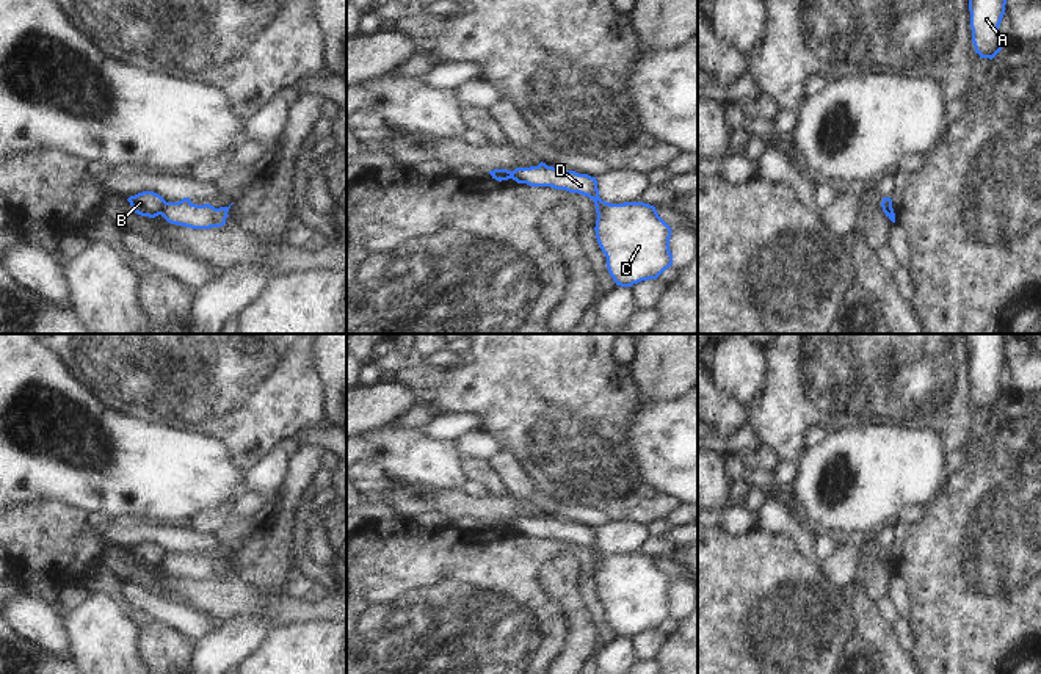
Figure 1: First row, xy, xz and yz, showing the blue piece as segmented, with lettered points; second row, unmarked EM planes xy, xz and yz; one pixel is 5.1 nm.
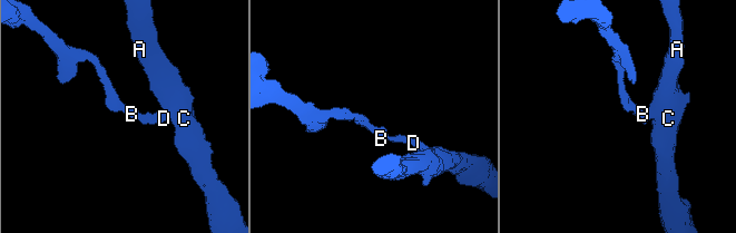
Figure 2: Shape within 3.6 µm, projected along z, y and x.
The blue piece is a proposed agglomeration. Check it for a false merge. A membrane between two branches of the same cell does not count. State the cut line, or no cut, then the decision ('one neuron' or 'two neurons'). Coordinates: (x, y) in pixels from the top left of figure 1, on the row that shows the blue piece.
cut xy (166, 202), (159, 213); two neurons

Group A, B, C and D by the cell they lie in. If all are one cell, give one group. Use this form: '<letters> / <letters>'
A C D / B

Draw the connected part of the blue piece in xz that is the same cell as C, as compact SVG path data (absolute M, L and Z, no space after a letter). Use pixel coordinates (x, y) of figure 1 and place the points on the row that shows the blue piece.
M542 161L538 166L516 168L511 179L530 187L579 193L594 201L596 238L616 285L632 287L641 281L657 279L673 265L671 227L658 216L654 205L605 202L599 197L596 177L563 171Z

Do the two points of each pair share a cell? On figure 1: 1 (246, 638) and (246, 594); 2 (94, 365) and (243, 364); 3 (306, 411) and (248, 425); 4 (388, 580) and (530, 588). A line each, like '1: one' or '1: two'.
1: two
2: one
3: one
4: one

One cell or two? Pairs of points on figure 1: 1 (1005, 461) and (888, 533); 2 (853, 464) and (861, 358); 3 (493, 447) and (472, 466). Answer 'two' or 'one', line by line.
1: two
2: two
3: two

